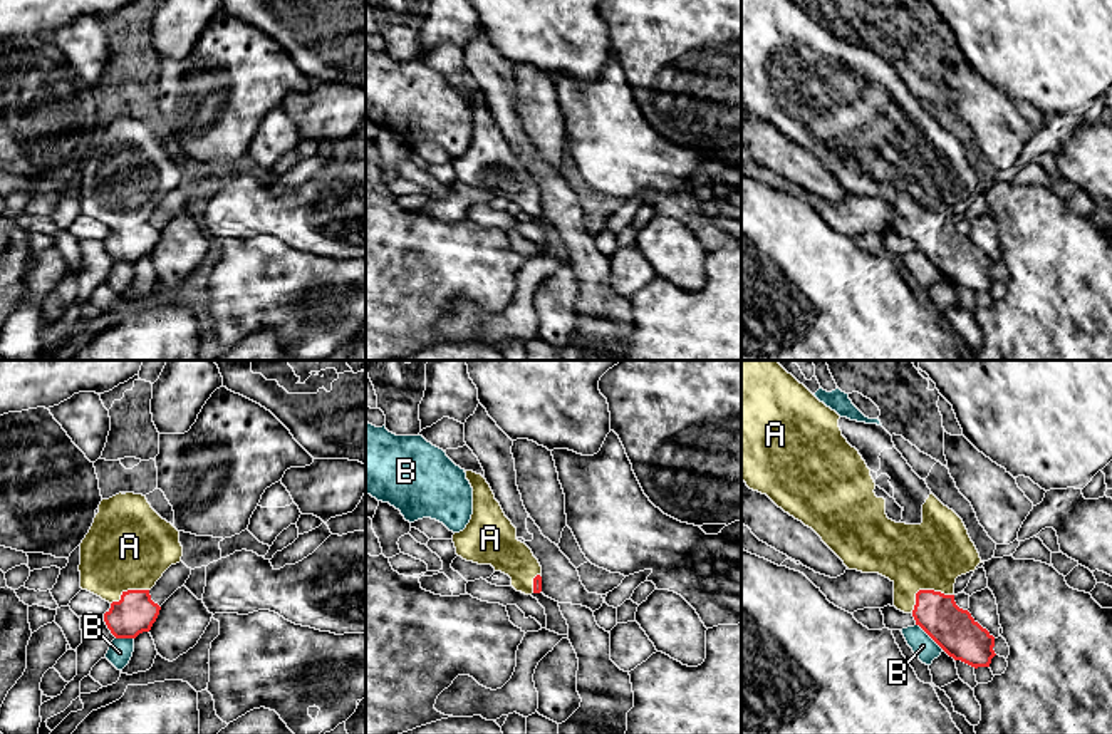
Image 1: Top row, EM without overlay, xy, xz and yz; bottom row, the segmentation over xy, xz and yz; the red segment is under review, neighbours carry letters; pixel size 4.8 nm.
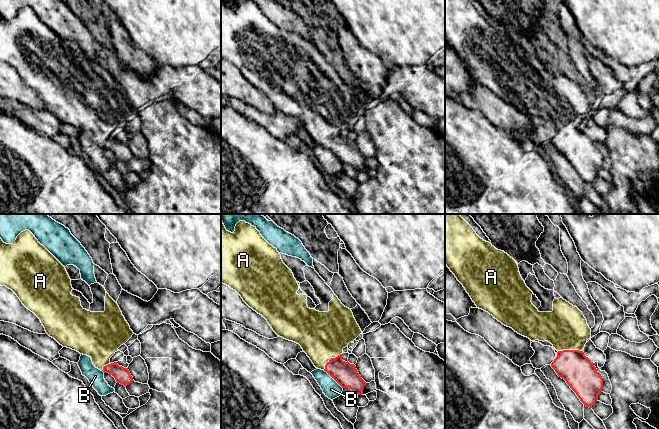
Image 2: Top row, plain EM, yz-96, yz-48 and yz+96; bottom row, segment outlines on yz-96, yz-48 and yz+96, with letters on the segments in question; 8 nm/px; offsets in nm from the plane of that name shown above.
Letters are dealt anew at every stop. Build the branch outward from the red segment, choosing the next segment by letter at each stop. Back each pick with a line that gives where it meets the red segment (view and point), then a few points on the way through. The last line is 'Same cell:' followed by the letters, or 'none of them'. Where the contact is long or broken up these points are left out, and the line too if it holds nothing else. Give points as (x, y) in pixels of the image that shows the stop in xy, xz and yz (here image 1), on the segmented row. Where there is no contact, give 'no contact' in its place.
A: yz (924, 590) | across yz (953, 629), (935, 610), (924, 590), (924, 562), (931, 555)
Same cell: A

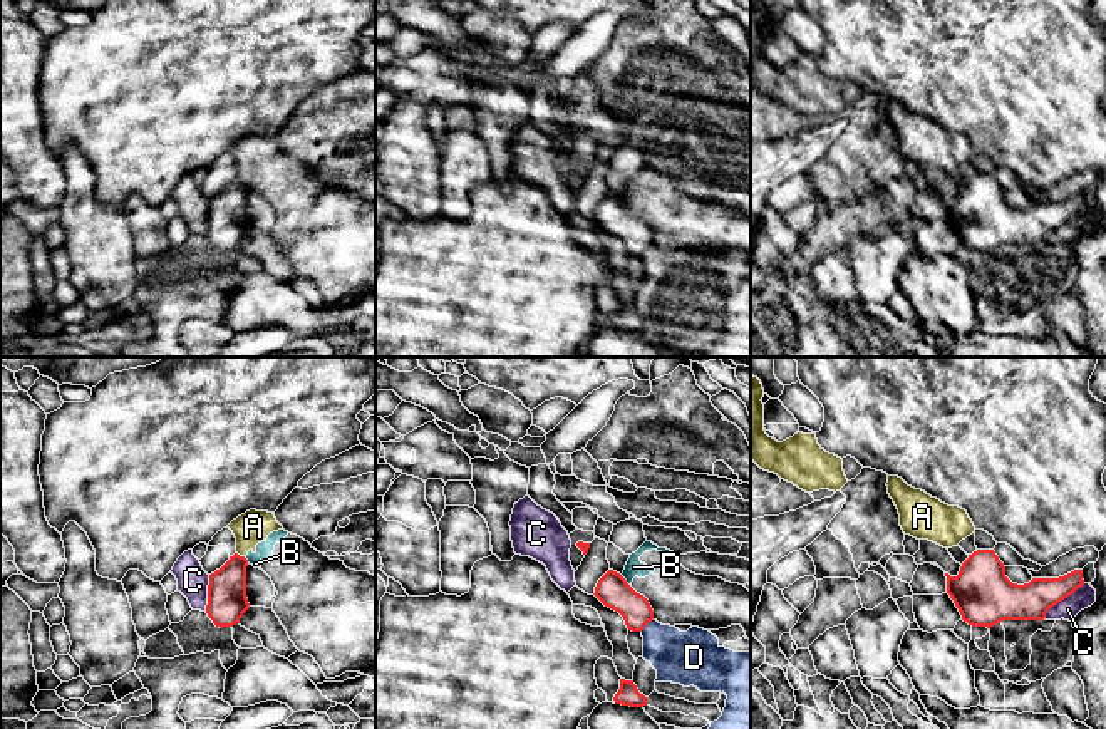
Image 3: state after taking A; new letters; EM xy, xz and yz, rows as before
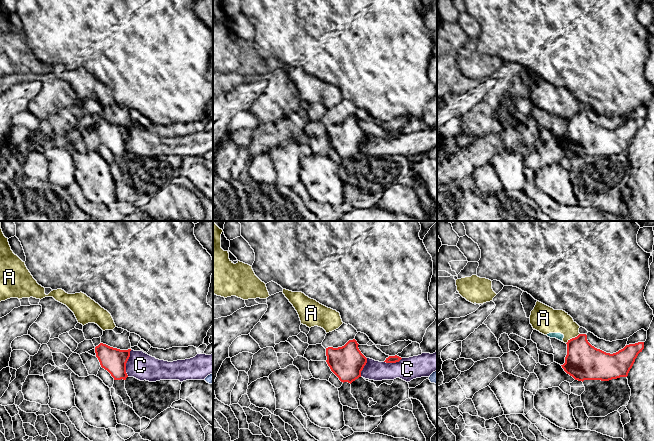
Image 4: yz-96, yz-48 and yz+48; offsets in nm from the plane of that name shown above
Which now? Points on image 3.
Same cell: none of them

